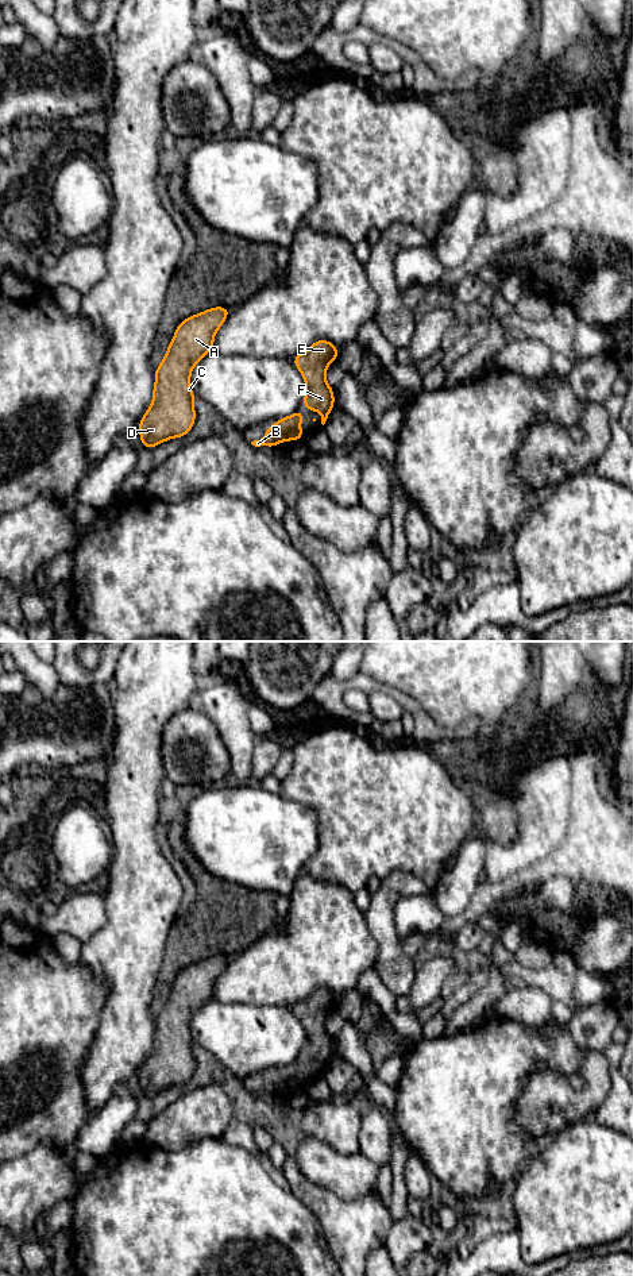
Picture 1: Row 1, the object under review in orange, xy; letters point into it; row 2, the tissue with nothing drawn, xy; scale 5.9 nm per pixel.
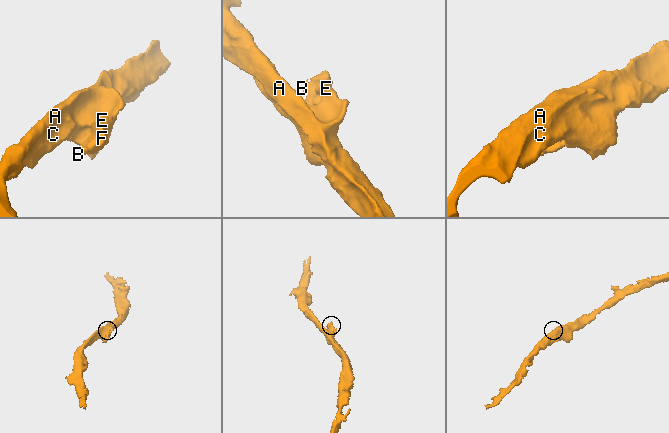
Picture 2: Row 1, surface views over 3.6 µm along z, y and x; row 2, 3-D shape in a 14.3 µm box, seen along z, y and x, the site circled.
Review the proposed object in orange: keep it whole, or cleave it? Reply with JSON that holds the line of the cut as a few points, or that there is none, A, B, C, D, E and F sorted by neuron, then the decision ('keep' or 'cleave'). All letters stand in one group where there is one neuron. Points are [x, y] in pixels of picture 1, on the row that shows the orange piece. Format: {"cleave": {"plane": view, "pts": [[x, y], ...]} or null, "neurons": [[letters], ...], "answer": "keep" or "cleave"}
{"cleave": null, "neurons": [["A", "B", "C", "D", "E", "F"]], "answer": "keep"}

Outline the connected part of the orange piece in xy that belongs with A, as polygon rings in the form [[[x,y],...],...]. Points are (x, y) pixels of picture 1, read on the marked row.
[[[213,307],[186,317],[178,324],[163,361],[155,369],[153,404],[139,421],[139,435],[143,448],[154,448],[166,440],[190,433],[196,421],[193,405],[196,394],[190,385],[190,374],[200,359],[213,350],[215,335],[224,324],[229,312],[231,309],[224,307]]]

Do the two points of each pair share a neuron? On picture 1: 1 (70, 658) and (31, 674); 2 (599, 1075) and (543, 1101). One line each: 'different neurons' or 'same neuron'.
1: different neurons
2: same neuron

